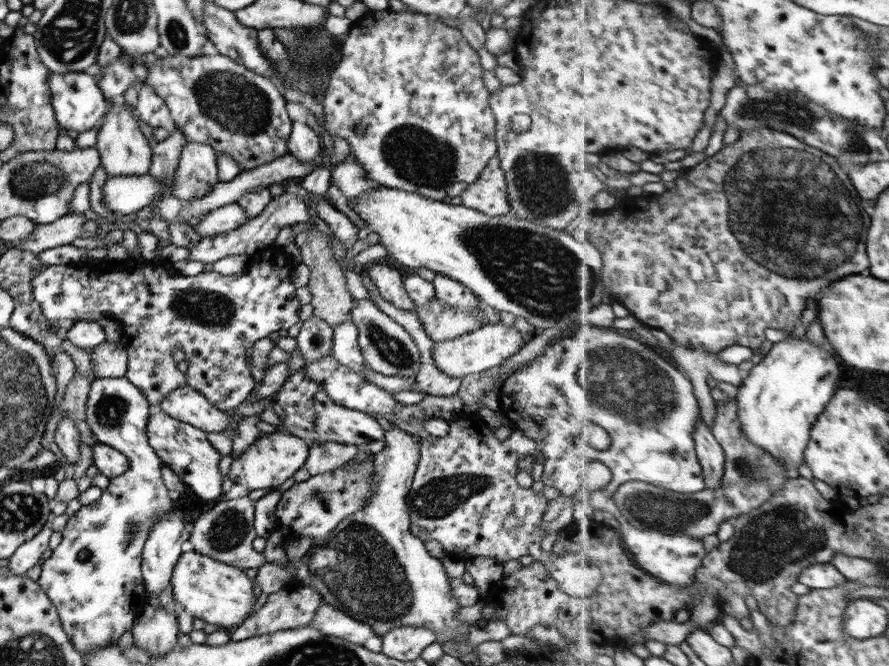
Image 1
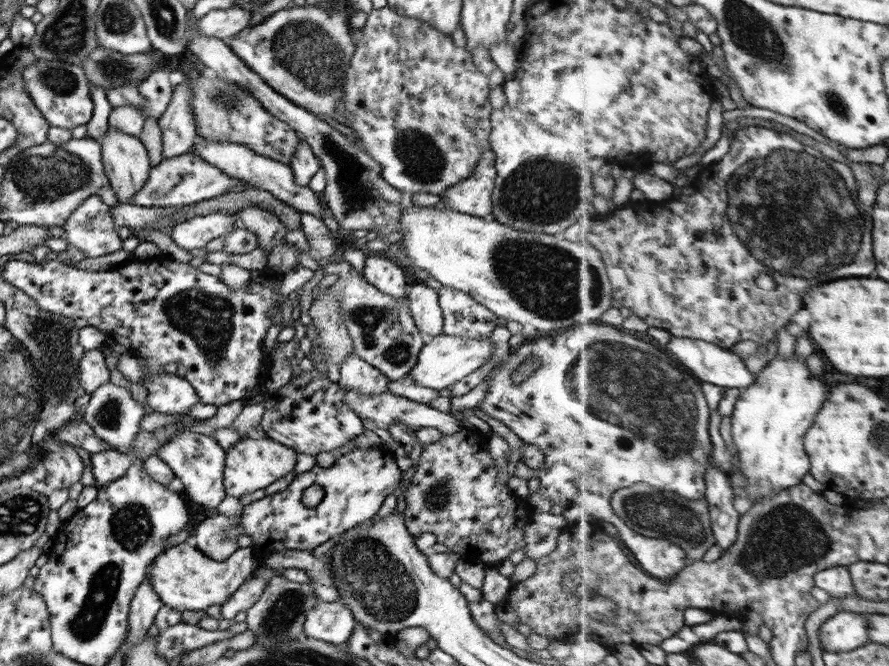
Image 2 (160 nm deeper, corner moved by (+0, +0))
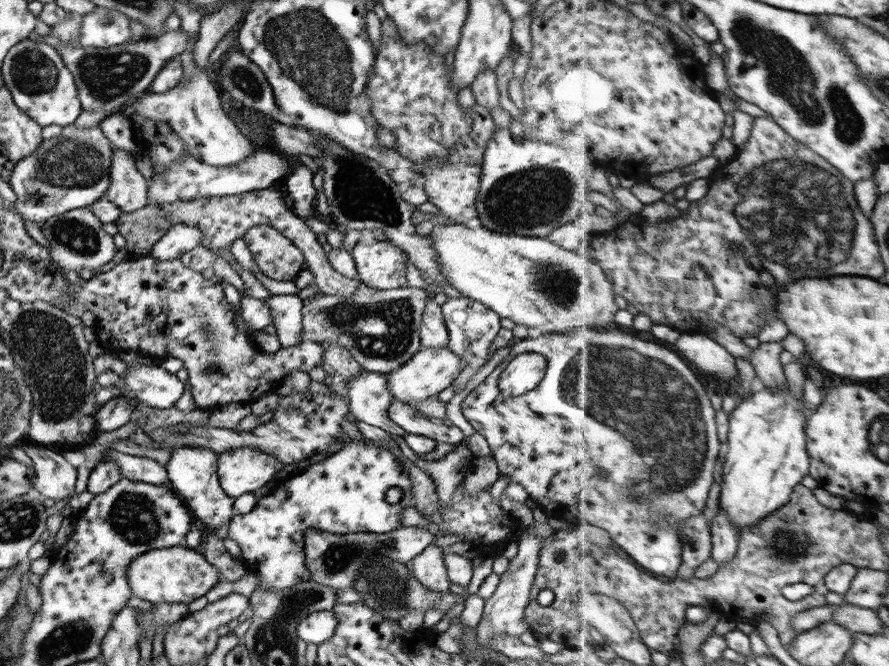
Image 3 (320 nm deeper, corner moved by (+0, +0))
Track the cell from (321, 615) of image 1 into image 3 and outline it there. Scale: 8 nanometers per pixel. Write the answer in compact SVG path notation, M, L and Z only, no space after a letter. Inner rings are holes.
M331 609L317 610L302 618L297 623L294 633L303 642L318 645L333 634L335 623L336 620Z

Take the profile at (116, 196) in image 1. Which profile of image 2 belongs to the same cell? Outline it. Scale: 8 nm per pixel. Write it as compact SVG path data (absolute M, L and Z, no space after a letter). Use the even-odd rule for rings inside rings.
M187 151L173 158L161 159L155 166L149 169L148 176L143 187L131 197L130 204L143 207L179 207L180 205L192 205L194 202L207 201L213 197L223 195L227 188L239 180L227 177L221 170L212 164L205 162L201 157Z

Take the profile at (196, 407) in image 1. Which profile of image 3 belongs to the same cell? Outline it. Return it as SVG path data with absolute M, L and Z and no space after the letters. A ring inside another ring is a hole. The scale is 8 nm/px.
M131 362L122 374L130 395L153 408L171 408L183 394L184 384L174 374L155 363L153 366Z

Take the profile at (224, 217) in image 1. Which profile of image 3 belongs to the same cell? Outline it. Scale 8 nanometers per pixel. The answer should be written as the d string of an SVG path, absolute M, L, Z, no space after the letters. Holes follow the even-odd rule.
M185 224L171 225L170 228L159 237L157 242L149 249L148 257L157 261L169 261L177 259L183 253L196 247L201 247L201 231Z

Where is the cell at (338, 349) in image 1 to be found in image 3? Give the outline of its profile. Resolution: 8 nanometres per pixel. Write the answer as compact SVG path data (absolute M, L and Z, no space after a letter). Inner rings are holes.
M362 369L357 376L348 380L346 388L350 419L377 426L398 439L406 435L403 429L391 422L386 413L392 396L386 387L385 375Z

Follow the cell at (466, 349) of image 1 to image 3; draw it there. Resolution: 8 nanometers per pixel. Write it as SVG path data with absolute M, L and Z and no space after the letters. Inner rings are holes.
M447 346L443 348L423 348L417 351L406 363L386 374L386 387L393 400L404 402L415 407L420 400L436 396L443 388L452 384L452 380L460 373L465 365Z

